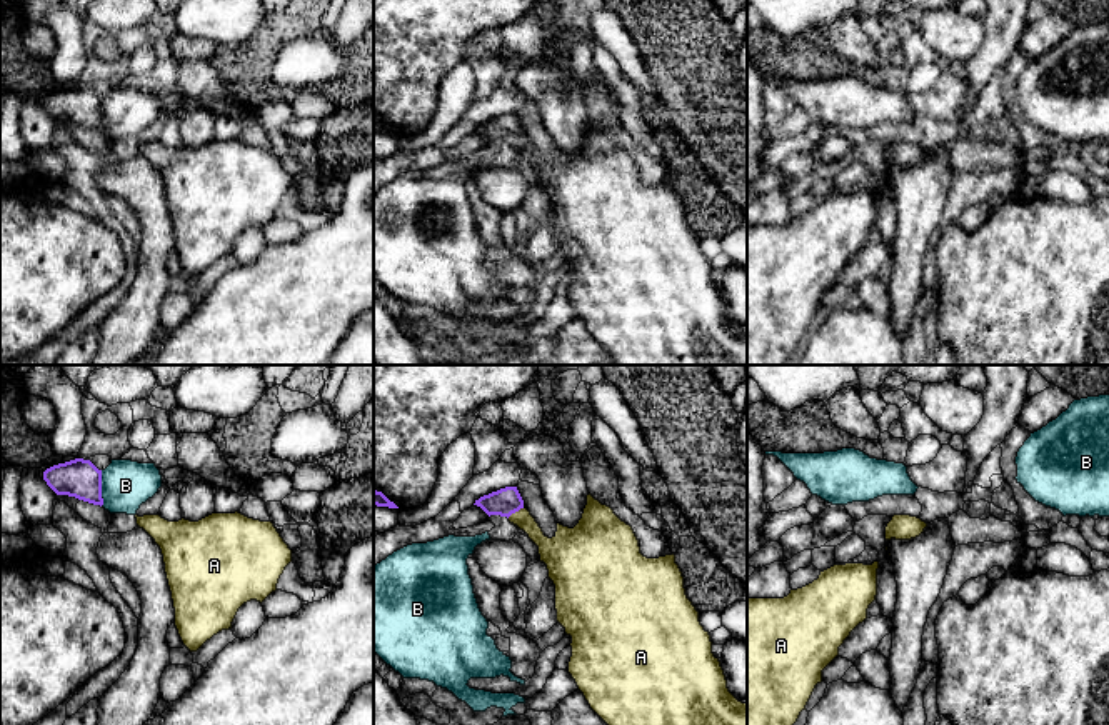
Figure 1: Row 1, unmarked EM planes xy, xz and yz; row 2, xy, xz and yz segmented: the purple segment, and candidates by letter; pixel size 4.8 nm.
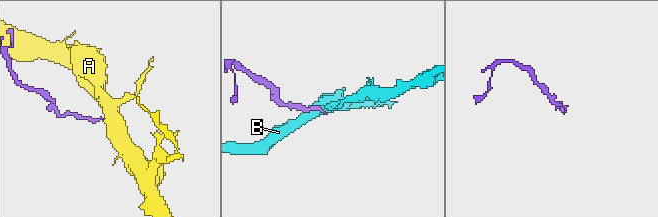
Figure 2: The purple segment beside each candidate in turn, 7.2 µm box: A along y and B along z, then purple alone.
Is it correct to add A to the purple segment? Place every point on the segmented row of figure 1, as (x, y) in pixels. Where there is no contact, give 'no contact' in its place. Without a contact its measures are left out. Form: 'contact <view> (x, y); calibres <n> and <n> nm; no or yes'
contact xz (514, 512); calibres 140 and 110 nm; yes

